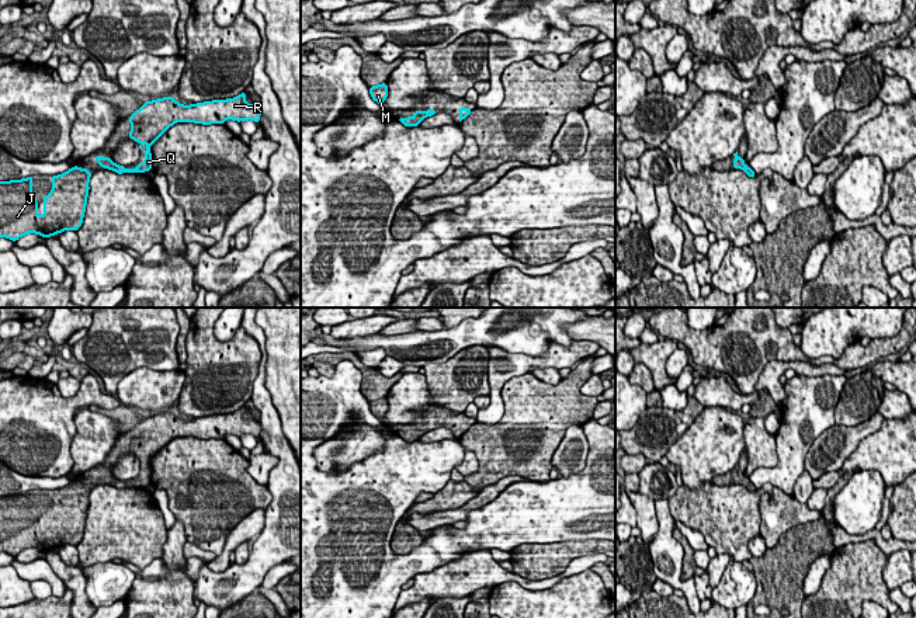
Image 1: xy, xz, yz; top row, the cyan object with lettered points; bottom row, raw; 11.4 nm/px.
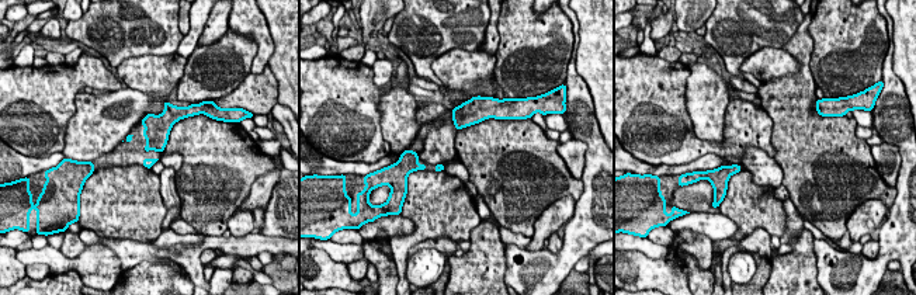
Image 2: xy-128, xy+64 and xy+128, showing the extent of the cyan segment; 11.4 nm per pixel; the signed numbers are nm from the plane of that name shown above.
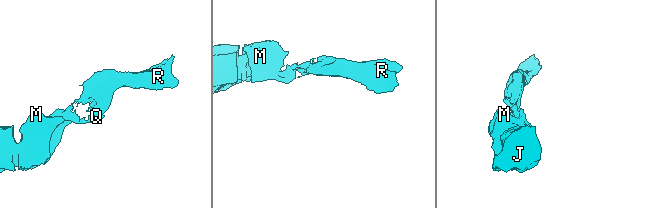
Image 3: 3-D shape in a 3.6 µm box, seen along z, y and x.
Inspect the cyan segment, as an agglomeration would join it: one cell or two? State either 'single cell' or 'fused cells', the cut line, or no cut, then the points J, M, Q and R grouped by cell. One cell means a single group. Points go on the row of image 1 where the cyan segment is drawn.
single cell; cut none; groups J M Q R

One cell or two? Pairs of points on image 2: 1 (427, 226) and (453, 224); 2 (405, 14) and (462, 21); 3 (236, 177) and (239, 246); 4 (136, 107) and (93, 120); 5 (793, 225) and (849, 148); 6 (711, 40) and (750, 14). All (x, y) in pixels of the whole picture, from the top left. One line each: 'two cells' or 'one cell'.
1: one cell
2: one cell
3: two cells
4: one cell
5: two cells
6: one cell

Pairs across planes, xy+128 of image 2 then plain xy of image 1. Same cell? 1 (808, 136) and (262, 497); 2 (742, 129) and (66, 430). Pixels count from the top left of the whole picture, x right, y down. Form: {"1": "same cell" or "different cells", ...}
{"1": "same cell", "2": "same cell"}

